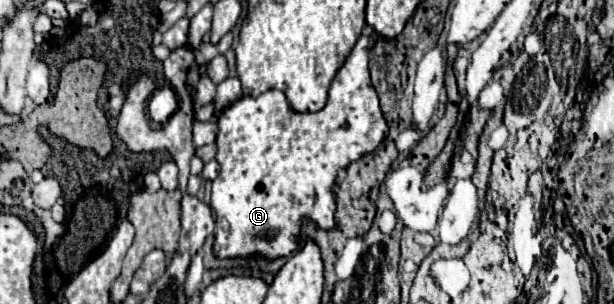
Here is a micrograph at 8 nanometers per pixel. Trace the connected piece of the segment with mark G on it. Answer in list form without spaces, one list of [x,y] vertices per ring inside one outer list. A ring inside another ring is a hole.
[[[367,27],[335,75],[329,87],[327,105],[319,113],[295,113],[279,91],[267,91],[259,97],[241,97],[221,113],[217,121],[217,163],[221,165],[221,171],[211,189],[211,209],[217,225],[213,243],[215,257],[265,257],[273,261],[299,249],[299,229],[305,219],[325,231],[337,227],[333,187],[339,169],[345,169],[351,161],[375,151],[389,131],[379,109],[377,91],[369,79],[369,45],[371,29]]]

